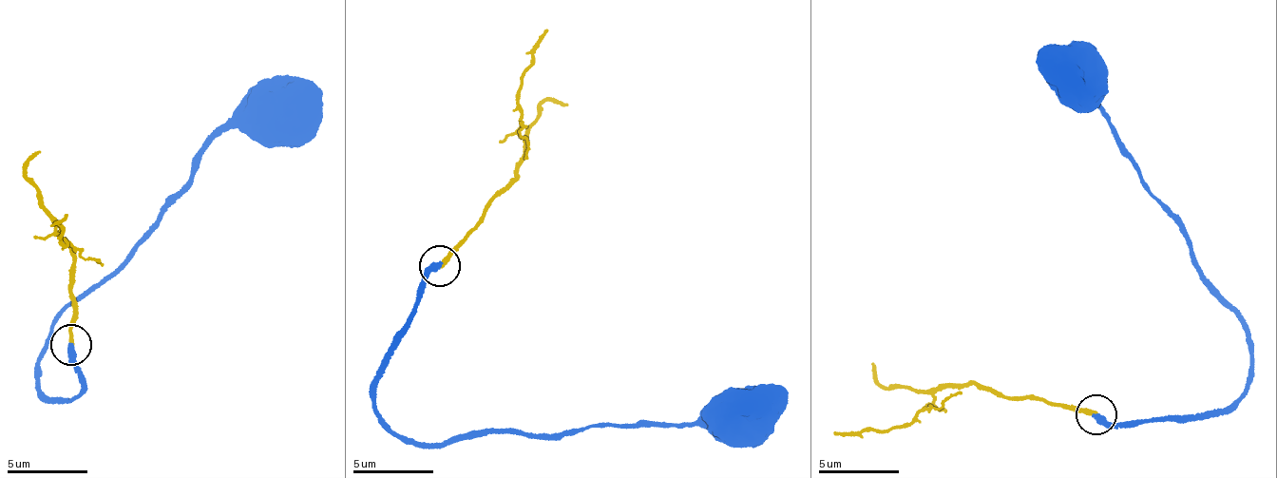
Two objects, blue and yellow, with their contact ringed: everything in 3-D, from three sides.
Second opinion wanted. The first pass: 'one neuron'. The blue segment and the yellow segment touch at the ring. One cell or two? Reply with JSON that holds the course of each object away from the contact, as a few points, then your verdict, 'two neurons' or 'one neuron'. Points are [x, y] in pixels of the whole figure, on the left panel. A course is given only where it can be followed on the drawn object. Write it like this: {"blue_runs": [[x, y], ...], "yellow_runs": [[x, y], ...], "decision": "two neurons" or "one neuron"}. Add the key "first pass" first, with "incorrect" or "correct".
{"first pass": "correct", "blue_runs": [[72, 344], [85, 376], [60, 402], [40, 390], [45, 343], [66, 305], [149, 238], [216, 135], [277, 111]], "yellow_runs": [[72, 344], [73, 303], [68, 283], [72, 252], [57, 226], [65, 244], [57, 238], [66, 215]], "decision": "one neuron"}

